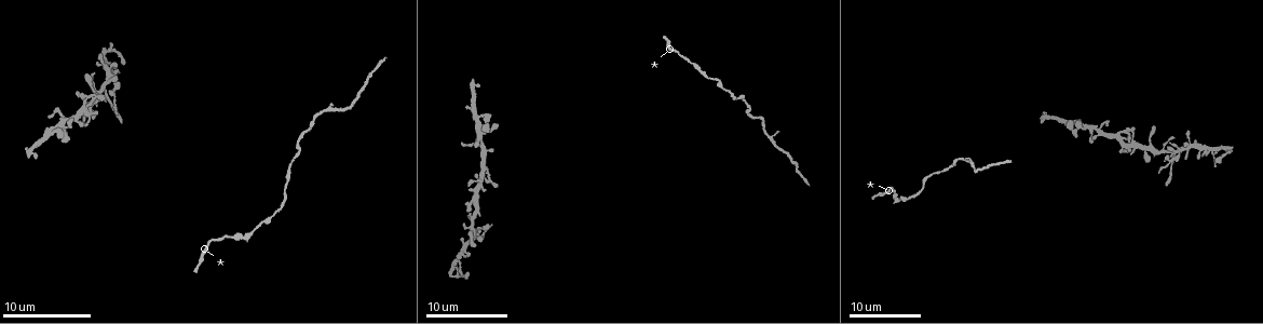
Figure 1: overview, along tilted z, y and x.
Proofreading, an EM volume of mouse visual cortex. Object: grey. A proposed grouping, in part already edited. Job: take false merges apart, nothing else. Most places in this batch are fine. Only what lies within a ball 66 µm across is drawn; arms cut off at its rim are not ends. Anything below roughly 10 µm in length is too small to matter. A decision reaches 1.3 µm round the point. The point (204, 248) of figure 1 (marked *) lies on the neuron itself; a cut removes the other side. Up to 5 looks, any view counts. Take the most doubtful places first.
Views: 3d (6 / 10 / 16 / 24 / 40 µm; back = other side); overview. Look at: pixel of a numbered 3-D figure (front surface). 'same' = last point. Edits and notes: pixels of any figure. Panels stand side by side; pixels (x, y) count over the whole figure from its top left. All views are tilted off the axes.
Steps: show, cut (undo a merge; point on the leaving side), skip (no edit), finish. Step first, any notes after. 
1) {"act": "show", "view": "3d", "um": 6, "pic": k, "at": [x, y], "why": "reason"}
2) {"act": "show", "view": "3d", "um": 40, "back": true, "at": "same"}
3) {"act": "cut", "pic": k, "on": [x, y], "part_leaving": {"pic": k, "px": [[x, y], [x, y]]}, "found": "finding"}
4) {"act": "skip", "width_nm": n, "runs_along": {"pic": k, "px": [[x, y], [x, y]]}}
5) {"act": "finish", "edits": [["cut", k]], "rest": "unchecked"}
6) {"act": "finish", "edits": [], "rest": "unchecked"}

{"act": "show", "view": "3d", "um": 16, "pic": 1, "at": [1156, 152], "why": "calibre changes"}

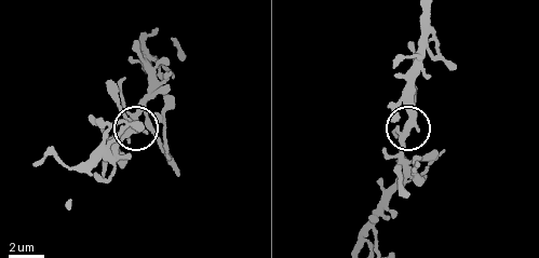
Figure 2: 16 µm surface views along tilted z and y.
{"act": "show", "view": "3d", "um": 6, "pic": 2, "at": [409, 125]}

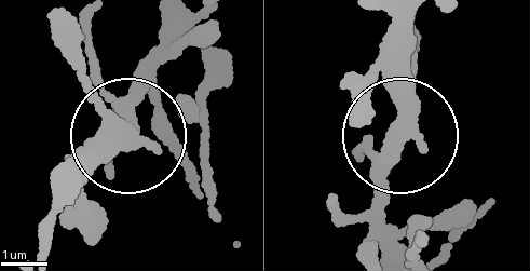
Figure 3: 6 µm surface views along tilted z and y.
{"act": "skip", "found": "continuous, no second neuron"}

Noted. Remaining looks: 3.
{"act": "show", "view": "3d", "um": 16, "pic": 1, "at": [1099, 129], "why": "arms run side by side"}

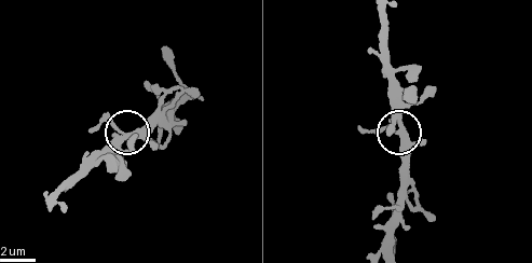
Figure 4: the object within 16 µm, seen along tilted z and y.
{"act": "show", "view": "3d", "um": 10, "pic": 4, "at": [400, 134], "why": "closer look"}

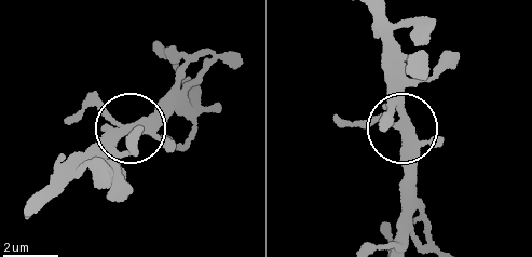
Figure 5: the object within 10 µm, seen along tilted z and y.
{"act": "skip", "width_nm": 310, "found": "one neuron here"}

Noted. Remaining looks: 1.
{"act": "finish", "edits": [], "rest": "unchecked"}

